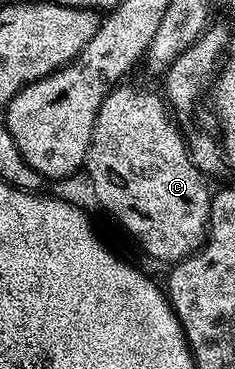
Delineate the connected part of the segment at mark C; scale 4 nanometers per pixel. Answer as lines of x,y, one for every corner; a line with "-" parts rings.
117,85
109,91
98,109
98,117
94,117
94,133
90,141
88,162
86,164
88,179
92,182
92,191
96,194
97,201
136,238
137,245
140,246
150,258
157,259
158,262
165,263
165,265
181,263
186,257
193,255
195,251
201,250
206,242
206,236
208,234
208,214
210,213
210,205
212,204
212,195
207,187
209,184
206,182
206,176
202,173
198,173
198,169
194,169
194,161
190,161
190,153
188,152
186,141
180,132
180,126
177,125
163,94
156,92
155,95
154,92
147,91
144,87
124,86
128,85

